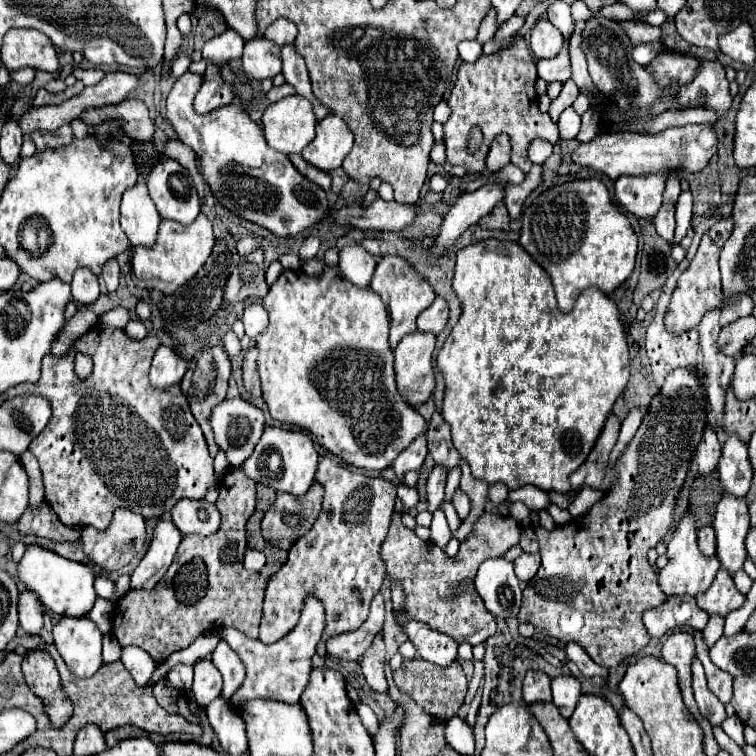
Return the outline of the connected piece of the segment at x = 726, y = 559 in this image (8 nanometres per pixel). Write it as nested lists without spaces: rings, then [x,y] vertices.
[[[723,493],[717,505],[713,527],[717,535],[717,557],[721,561],[721,567],[729,569],[729,573],[735,573],[747,559],[743,543],[751,527],[747,499]]]

